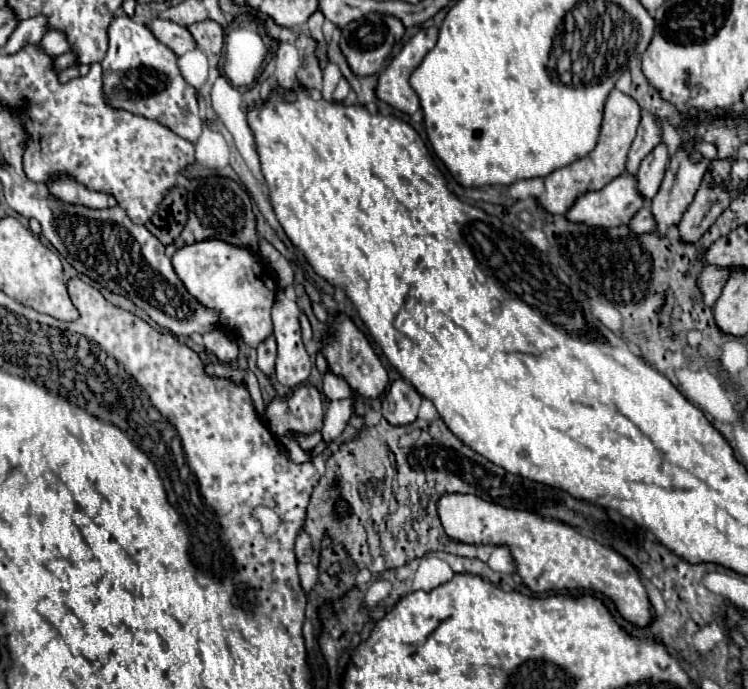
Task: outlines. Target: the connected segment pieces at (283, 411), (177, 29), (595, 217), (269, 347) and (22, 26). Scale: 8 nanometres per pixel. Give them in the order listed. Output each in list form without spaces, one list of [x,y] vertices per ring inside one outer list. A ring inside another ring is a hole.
[[[312,385],[296,388],[287,399],[273,399],[265,409],[265,423],[277,437],[287,433],[321,431],[325,417],[321,393]],[[317,421],[317,423],[315,423]]]
[[[157,17],[147,27],[163,45],[167,45],[171,51],[175,51],[175,55],[183,55],[183,53],[195,49],[195,43],[193,43],[193,37],[189,35],[189,31],[185,31],[185,27],[173,23],[173,21],[163,21]]]
[[[623,173],[601,191],[585,193],[569,209],[573,223],[593,223],[595,227],[627,225],[633,215],[645,205],[645,197],[637,189],[637,177]]]
[[[269,337],[257,347],[257,367],[269,377],[273,375],[273,365],[275,365],[275,355],[277,355],[277,345],[275,339]]]
[[[37,15],[31,19],[25,19],[17,25],[17,31],[9,37],[9,43],[3,47],[5,53],[17,53],[21,47],[27,47],[29,43],[39,43],[41,37],[47,33],[47,17]]]

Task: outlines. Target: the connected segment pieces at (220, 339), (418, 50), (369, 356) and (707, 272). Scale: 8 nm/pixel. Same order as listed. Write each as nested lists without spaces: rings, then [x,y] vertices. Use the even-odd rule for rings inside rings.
[[[209,331],[203,335],[203,343],[205,347],[217,355],[219,361],[223,363],[231,363],[231,361],[237,361],[237,355],[239,355],[239,349],[237,349],[237,341],[229,335],[229,333],[223,333],[223,331]]]
[[[427,27],[421,29],[401,51],[399,55],[379,73],[377,97],[391,107],[413,115],[419,109],[419,97],[409,85],[411,73],[419,67],[423,57],[435,47],[439,29]]]
[[[345,315],[337,317],[337,321],[333,325],[333,331],[335,331],[335,339],[331,335],[327,335],[325,337],[325,349],[323,349],[323,353],[327,357],[327,363],[329,363],[329,369],[335,375],[341,375],[351,385],[351,389],[359,391],[361,395],[379,397],[385,391],[385,387],[389,385],[389,377],[387,377],[385,367],[381,365],[379,357],[373,353],[369,341],[365,339],[365,335]]]
[[[707,265],[707,267],[703,269],[703,273],[699,275],[699,289],[701,289],[703,301],[705,301],[707,307],[713,307],[715,301],[719,299],[721,289],[723,289],[723,285],[725,285],[727,279],[729,279],[729,273],[731,273],[729,267]]]

